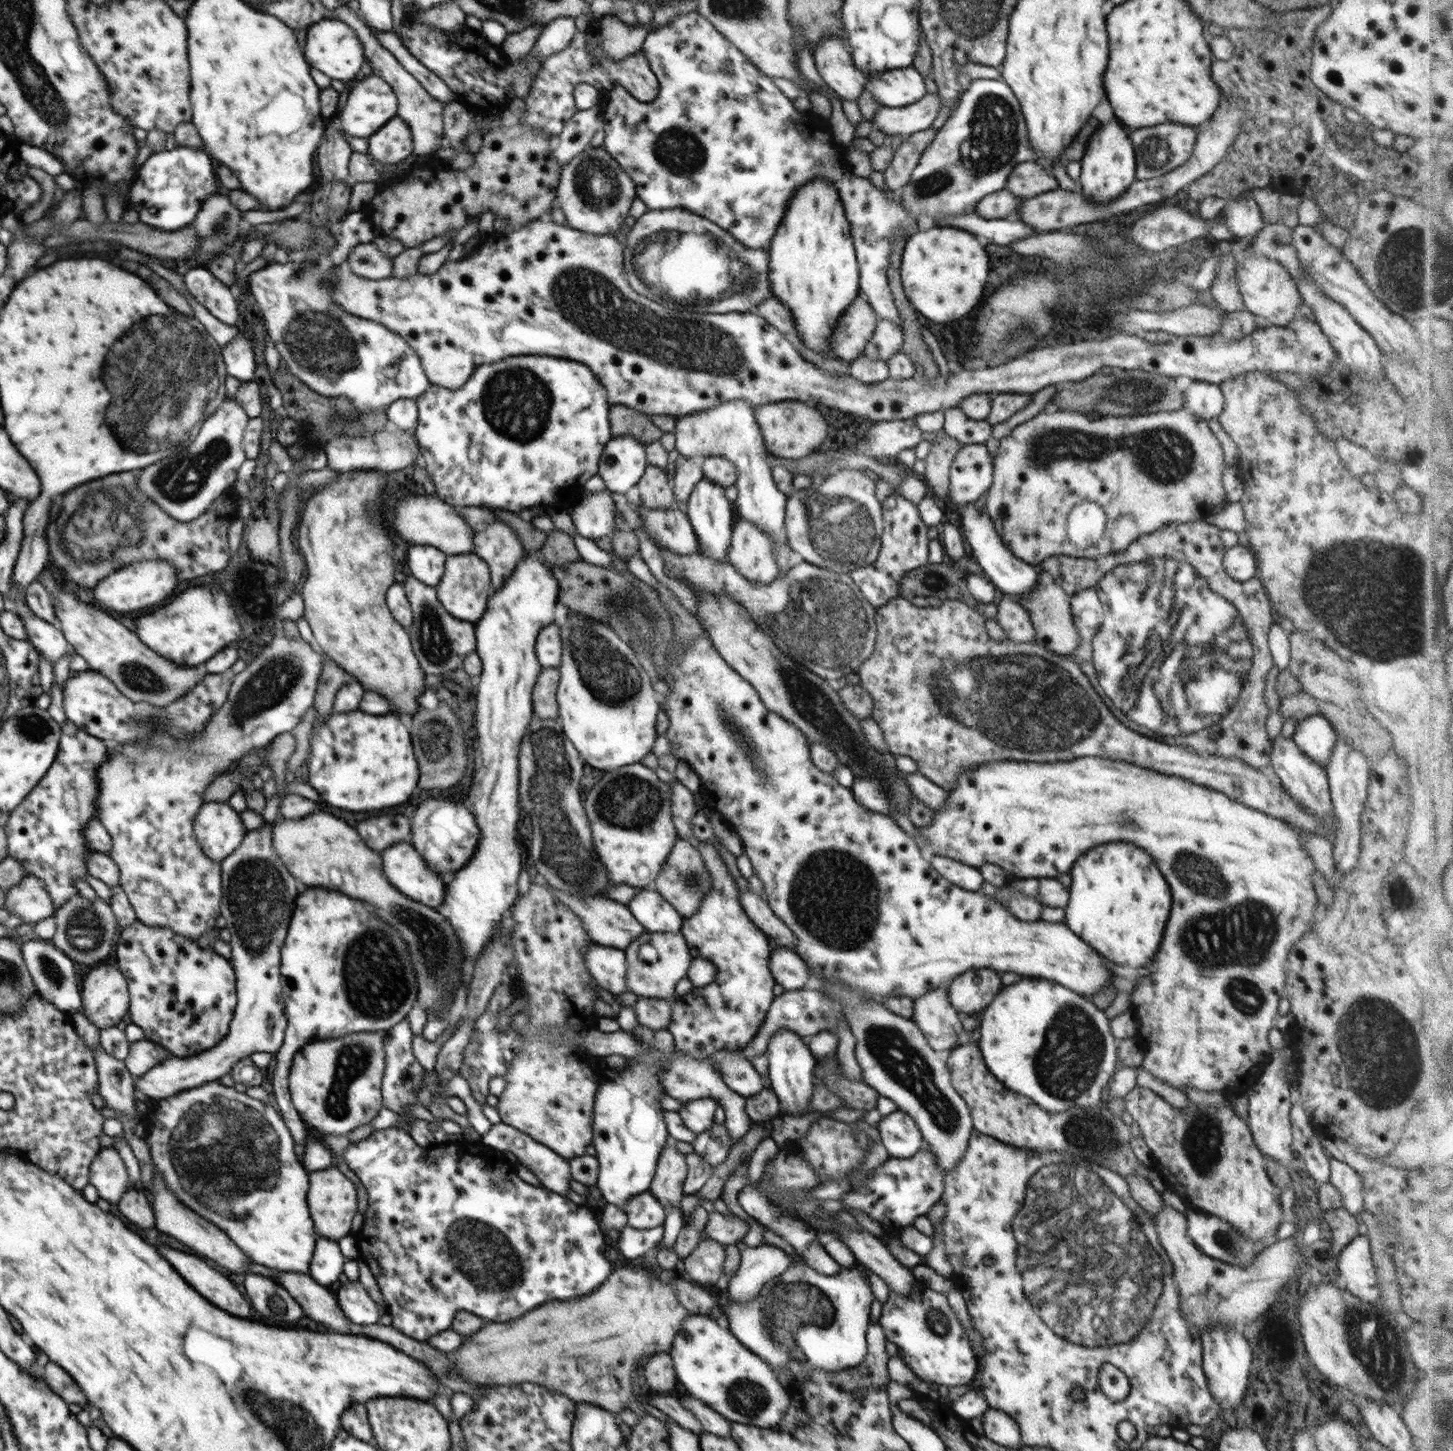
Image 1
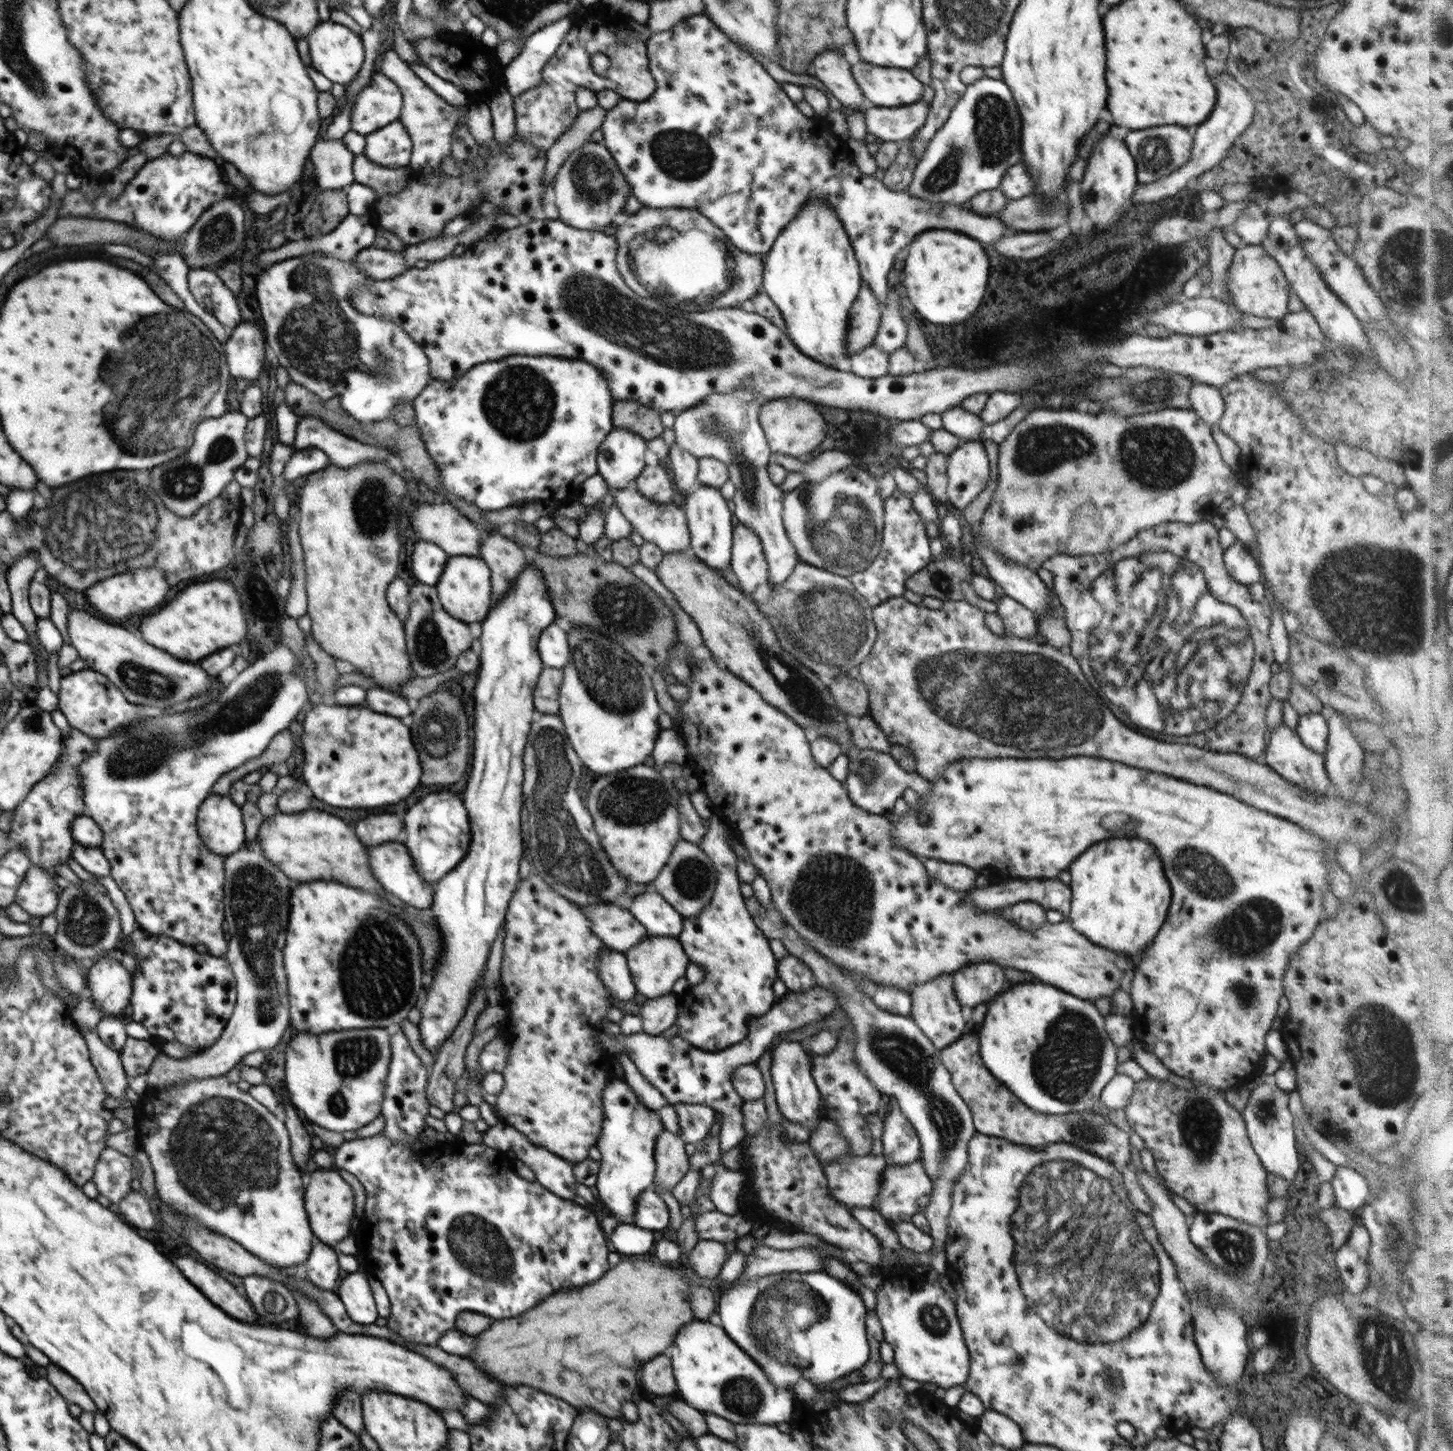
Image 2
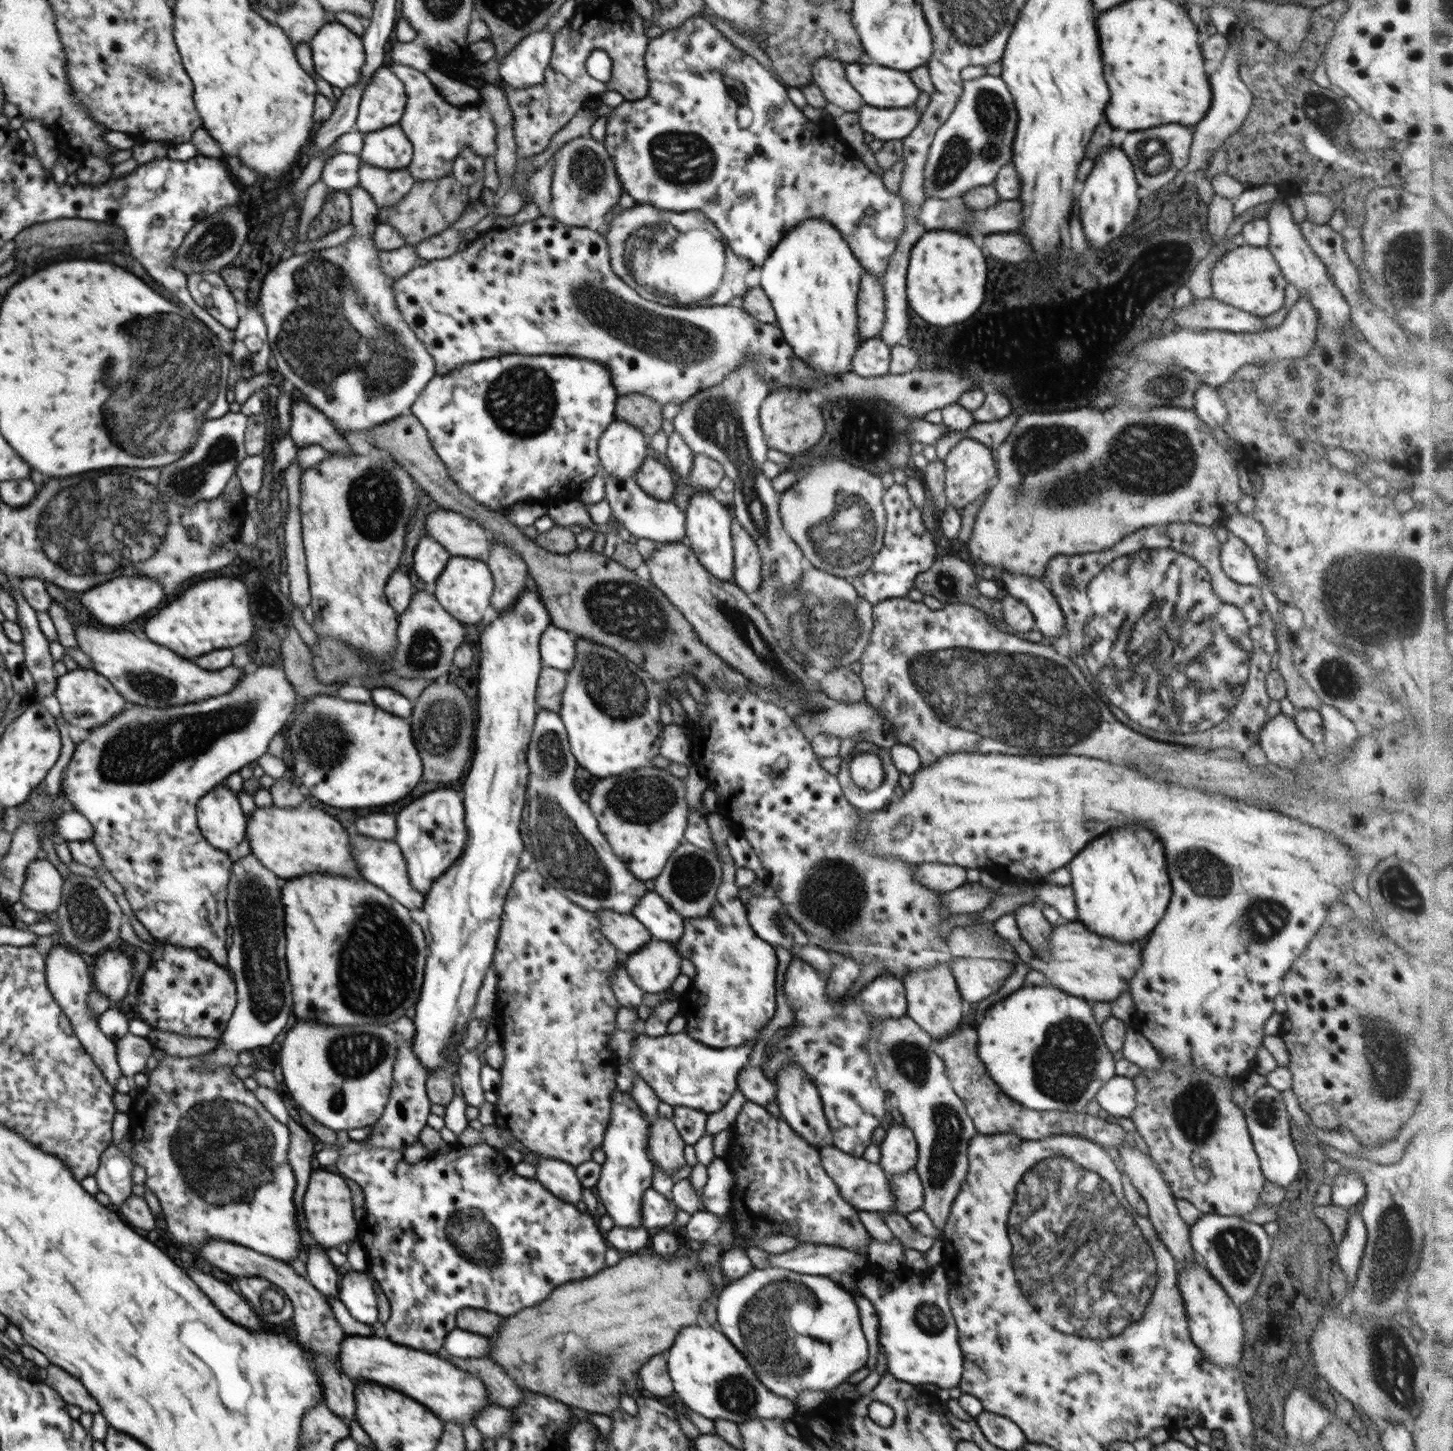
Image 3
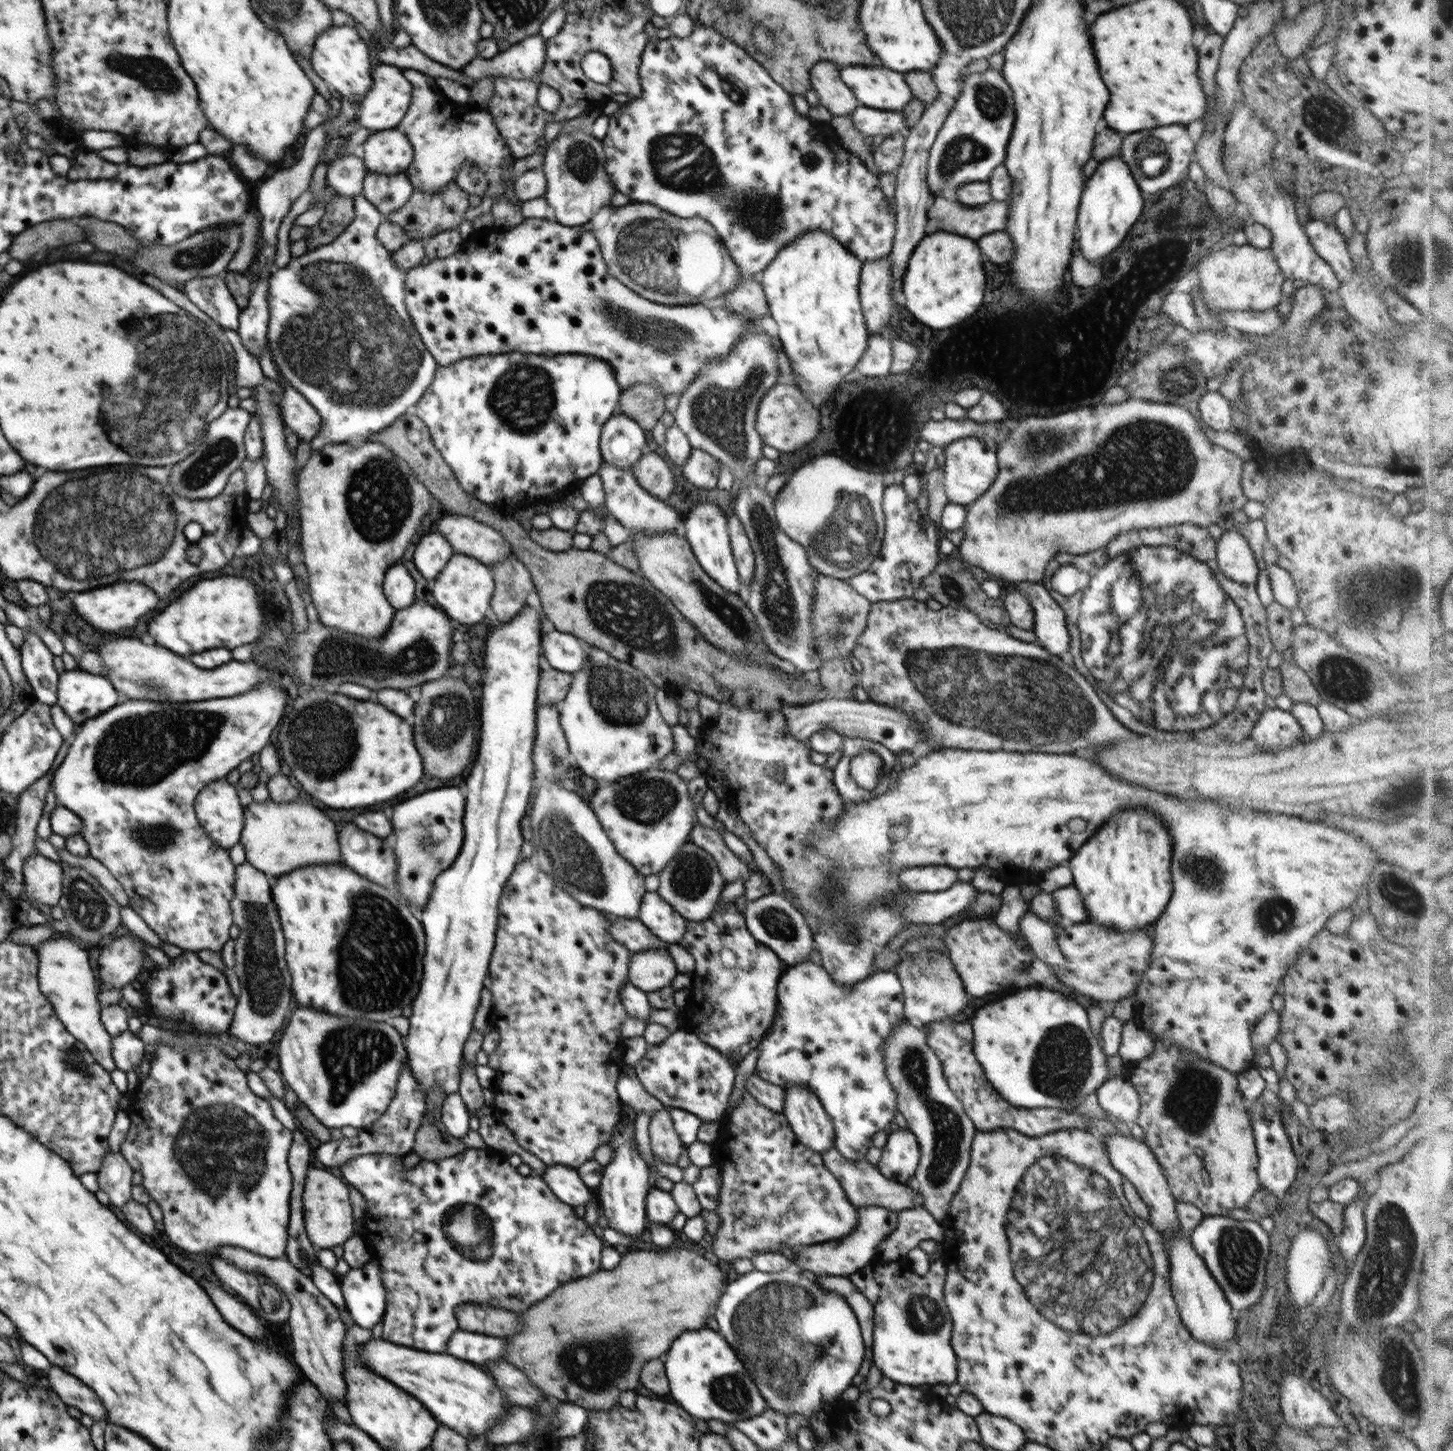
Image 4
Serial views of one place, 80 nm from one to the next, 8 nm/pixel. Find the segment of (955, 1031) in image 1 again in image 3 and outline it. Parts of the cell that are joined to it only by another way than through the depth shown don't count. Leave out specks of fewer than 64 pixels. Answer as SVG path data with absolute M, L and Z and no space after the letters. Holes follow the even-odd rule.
M940 963L932 969L910 971L902 977L907 998L907 1015L925 1030L932 1040L940 1040L962 1025L963 998L949 966Z

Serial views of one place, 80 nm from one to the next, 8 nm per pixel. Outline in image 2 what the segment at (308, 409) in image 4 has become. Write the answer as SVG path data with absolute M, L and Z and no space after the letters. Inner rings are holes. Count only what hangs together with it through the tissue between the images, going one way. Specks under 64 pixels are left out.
M303 414L299 417L296 427L295 441L292 444L298 450L309 449L314 447L318 449L329 464L333 464L338 468L350 468L357 464L364 464L365 462L384 462L399 467L400 460L397 456L389 450L388 447L374 446L373 444L366 444L352 437L346 436L332 427L328 426L321 418L311 416L311 414Z

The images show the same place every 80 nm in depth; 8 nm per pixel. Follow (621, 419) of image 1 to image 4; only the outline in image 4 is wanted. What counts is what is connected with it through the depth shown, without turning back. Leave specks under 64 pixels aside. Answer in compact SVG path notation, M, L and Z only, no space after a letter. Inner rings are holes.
M635 384L622 390L618 411L635 420L644 430L652 430L653 426L664 414L665 395L653 384Z

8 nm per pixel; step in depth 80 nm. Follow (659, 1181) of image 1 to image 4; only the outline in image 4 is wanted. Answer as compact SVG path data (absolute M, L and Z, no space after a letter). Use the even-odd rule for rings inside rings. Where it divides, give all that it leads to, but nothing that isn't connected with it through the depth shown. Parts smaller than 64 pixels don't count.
M656 1110L651 1115L649 1139L653 1154L668 1165L676 1165L686 1145L680 1140L667 1110Z

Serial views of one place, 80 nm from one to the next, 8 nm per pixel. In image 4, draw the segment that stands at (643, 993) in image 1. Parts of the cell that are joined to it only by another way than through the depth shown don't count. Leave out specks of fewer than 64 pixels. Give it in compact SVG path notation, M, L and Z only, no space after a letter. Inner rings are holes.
M664 947L633 953L630 957L629 982L644 992L671 986L678 973L673 956Z

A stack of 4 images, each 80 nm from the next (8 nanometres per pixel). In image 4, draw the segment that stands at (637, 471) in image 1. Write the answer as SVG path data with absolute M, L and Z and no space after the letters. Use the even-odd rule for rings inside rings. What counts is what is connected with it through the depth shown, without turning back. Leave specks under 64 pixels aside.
M617 411L604 424L599 440L603 460L616 468L630 470L646 450L646 434L635 421Z

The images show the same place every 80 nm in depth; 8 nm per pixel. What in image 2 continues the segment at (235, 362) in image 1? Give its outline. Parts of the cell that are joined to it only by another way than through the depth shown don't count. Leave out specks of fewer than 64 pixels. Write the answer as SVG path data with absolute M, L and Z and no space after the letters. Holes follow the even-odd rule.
M242 321L231 331L230 338L224 345L229 373L235 379L247 380L258 378L264 363L264 356L269 349L265 333L256 323Z

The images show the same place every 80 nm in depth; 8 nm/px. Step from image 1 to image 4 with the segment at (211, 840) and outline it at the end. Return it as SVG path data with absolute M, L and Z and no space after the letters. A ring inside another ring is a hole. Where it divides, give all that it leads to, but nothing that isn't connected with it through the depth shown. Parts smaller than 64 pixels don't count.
M226 778L215 780L200 791L193 804L196 817L206 835L214 841L214 844L227 850L239 842L244 827L244 807L240 805L237 789L238 787L228 783Z

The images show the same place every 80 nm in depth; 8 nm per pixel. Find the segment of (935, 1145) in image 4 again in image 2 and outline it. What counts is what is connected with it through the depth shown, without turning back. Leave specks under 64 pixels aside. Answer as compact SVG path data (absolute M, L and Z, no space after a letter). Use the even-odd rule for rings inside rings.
M789 935L781 942L790 954L797 956L811 969L819 985L836 992L837 1004L846 1012L855 1030L855 1055L859 1067L876 1090L888 1095L916 1129L921 1142L922 1164L932 1180L932 1197L924 1211L931 1229L930 1237L934 1240L930 1265L944 1274L950 1265L945 1243L952 1188L956 1178L966 1170L969 1140L977 1131L973 1125L973 1114L952 1084L951 1074L940 1058L940 1051L934 1048L933 1042L920 1030L914 1019L890 1014L876 1006L872 997L858 990L855 978L846 976L802 937Z

